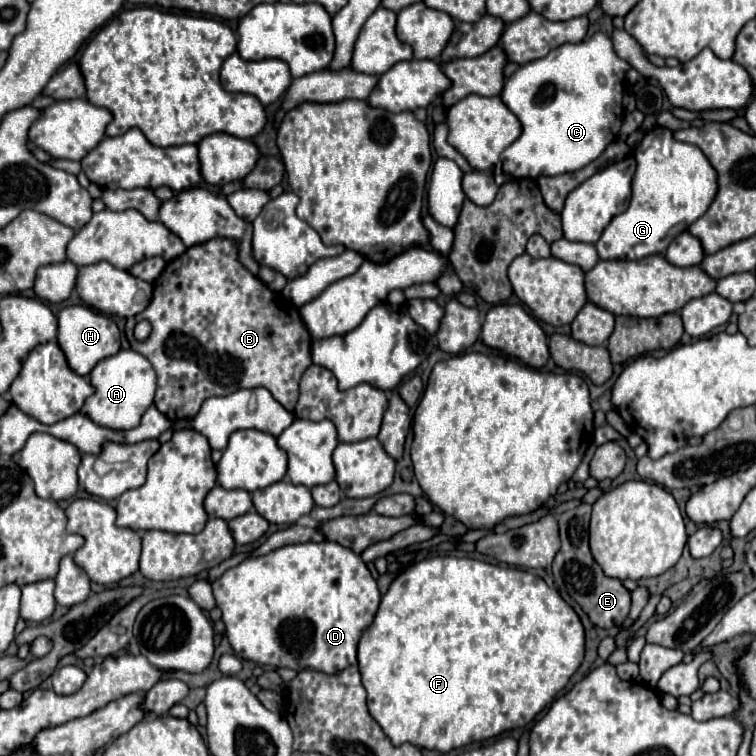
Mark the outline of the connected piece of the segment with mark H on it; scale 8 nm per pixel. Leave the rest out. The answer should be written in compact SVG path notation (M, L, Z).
M72 305L58 313L58 345L64 351L66 361L70 361L70 369L86 377L98 361L114 355L120 349L120 331L110 317L86 305Z

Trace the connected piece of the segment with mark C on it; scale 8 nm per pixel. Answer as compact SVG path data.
M594 33L592 37L580 43L564 43L542 59L530 61L514 71L514 75L504 83L500 93L502 103L518 117L522 123L522 135L504 149L502 163L504 171L514 177L540 177L540 175L560 175L578 171L584 165L592 163L616 137L614 129L618 127L622 113L622 95L624 95L624 77L630 69L630 63L620 59L614 53L612 41L604 33Z

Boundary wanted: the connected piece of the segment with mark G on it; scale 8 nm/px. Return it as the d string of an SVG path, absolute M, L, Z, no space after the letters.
M654 127L650 133L644 135L642 143L636 149L636 173L632 179L632 199L626 213L616 215L610 225L604 229L602 237L596 243L600 259L644 259L654 253L664 253L672 239L686 231L696 217L704 215L704 209L716 197L716 173L712 173L712 165L696 145L680 143L672 139L672 131L664 127Z

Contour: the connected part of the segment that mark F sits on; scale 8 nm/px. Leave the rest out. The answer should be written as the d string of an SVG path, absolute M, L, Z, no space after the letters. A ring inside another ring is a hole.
M432 557L418 561L412 567L408 567L404 573L400 573L392 581L386 595L382 597L374 623L364 631L358 643L358 665L360 665L362 685L368 691L368 711L384 729L384 733L390 737L392 745L398 747L402 743L412 743L416 747L434 749L442 753L528 725L554 699L554 695L560 689L564 689L568 679L580 667L582 659L584 659L584 627L578 615L574 613L574 609L560 597L556 589L550 589L542 577L536 577L528 571L490 565L486 561L476 561L470 557Z

